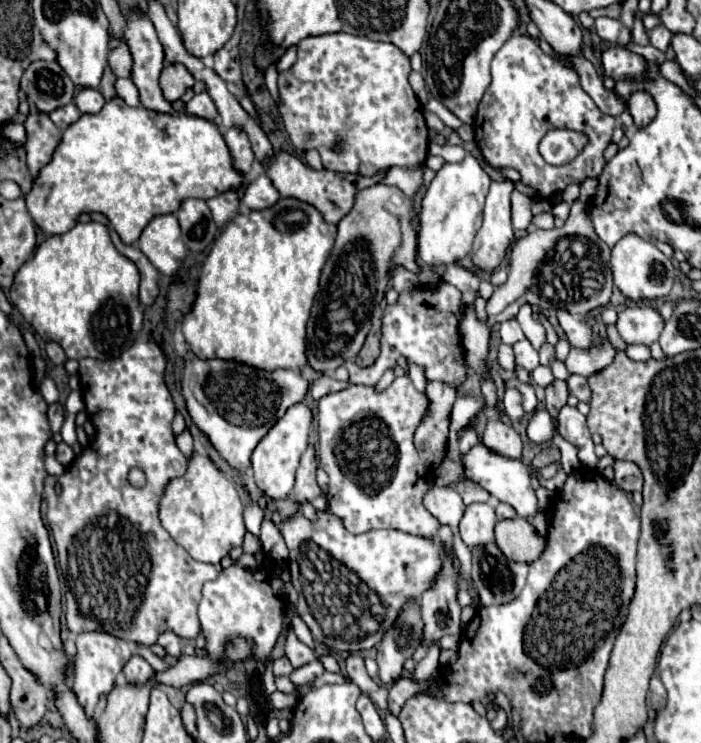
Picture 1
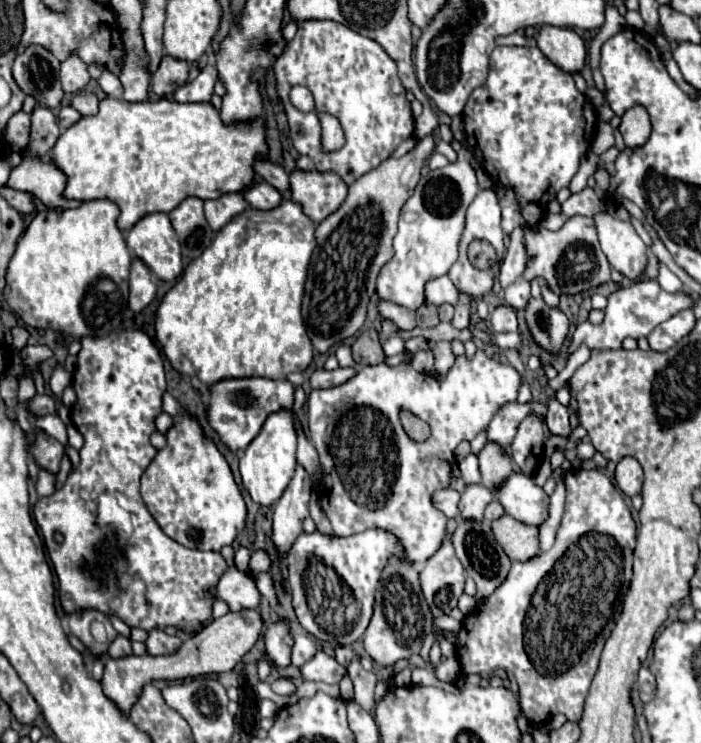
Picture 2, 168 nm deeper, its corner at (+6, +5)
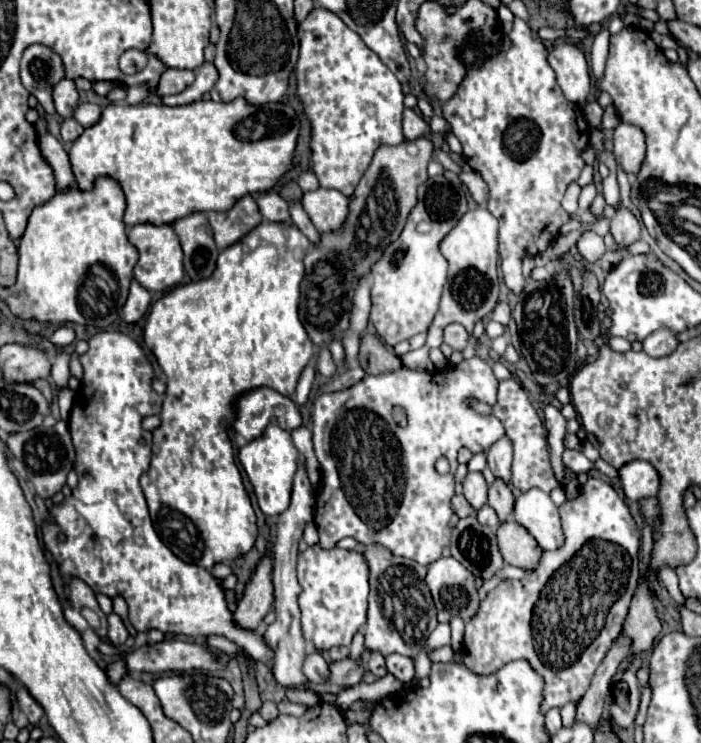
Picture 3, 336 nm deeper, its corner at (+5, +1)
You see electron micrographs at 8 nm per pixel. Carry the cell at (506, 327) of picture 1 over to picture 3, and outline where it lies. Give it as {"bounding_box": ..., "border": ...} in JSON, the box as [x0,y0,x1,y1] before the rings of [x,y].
{"bounding_box":[491,302,511,326],"border":[[[499,302],[493,310],[493,316],[491,316],[495,322],[501,322],[503,326],[509,324],[509,318],[511,318],[511,310],[509,310],[509,304],[507,302]]]}

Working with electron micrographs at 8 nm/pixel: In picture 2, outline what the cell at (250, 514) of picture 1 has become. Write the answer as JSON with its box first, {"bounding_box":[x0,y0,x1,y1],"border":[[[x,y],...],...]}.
{"bounding_box":[234,546,252,570],"border":[[[240,546],[240,548],[236,550],[236,556],[234,556],[234,564],[236,564],[240,570],[248,570],[250,558],[252,558],[252,550],[250,550],[250,548],[246,548],[246,546]]]}

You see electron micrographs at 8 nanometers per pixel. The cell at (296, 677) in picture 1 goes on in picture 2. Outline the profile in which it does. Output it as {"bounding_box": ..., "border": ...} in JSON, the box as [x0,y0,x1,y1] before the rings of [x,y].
{"bounding_box":[300,652,346,682],"border":[[[316,652],[304,666],[300,666],[304,680],[316,680],[316,682],[340,682],[340,678],[346,674],[346,668],[338,666],[334,658],[330,658],[324,652]]]}

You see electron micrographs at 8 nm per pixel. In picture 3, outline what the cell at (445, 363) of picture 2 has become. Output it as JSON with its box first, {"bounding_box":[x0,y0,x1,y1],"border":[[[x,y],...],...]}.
{"bounding_box":[445,324,469,350],"border":[[[451,324],[445,328],[445,342],[453,348],[453,350],[463,350],[467,346],[469,340],[469,332],[459,326],[459,324]]]}

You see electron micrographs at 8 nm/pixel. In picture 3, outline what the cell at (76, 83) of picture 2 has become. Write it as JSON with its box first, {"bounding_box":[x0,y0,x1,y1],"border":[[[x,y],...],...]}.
{"bounding_box":[53,78,79,118],"border":[[[63,78],[63,80],[55,86],[55,90],[53,90],[55,112],[57,112],[61,118],[71,118],[71,116],[73,116],[73,110],[77,108],[77,102],[79,102],[79,94],[77,94],[77,88],[75,88],[73,80]]]}

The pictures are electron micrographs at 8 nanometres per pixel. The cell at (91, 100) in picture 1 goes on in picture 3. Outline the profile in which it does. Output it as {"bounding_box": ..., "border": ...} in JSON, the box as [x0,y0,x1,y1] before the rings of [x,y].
{"bounding_box":[73,102,101,128],"border":[[[91,102],[79,104],[79,106],[75,108],[73,118],[75,118],[81,126],[89,128],[89,126],[93,126],[93,124],[99,122],[99,118],[101,118],[101,108],[99,108],[97,104],[91,104]]]}

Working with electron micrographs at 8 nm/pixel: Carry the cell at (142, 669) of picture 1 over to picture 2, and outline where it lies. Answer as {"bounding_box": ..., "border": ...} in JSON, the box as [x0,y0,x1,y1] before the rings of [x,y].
{"bounding_box":[108,636,132,658],"border":[[[118,636],[118,638],[110,644],[108,656],[110,656],[110,658],[124,658],[124,656],[132,656],[130,640],[126,640],[124,636]]]}

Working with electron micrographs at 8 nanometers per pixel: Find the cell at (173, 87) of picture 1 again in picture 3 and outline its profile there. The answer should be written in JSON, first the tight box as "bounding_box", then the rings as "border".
{"bounding_box":[159,68,195,96],"border":[[[167,68],[167,70],[161,74],[161,80],[159,80],[159,96],[179,94],[179,92],[183,92],[193,80],[195,80],[195,72],[193,72],[193,70]]]}

